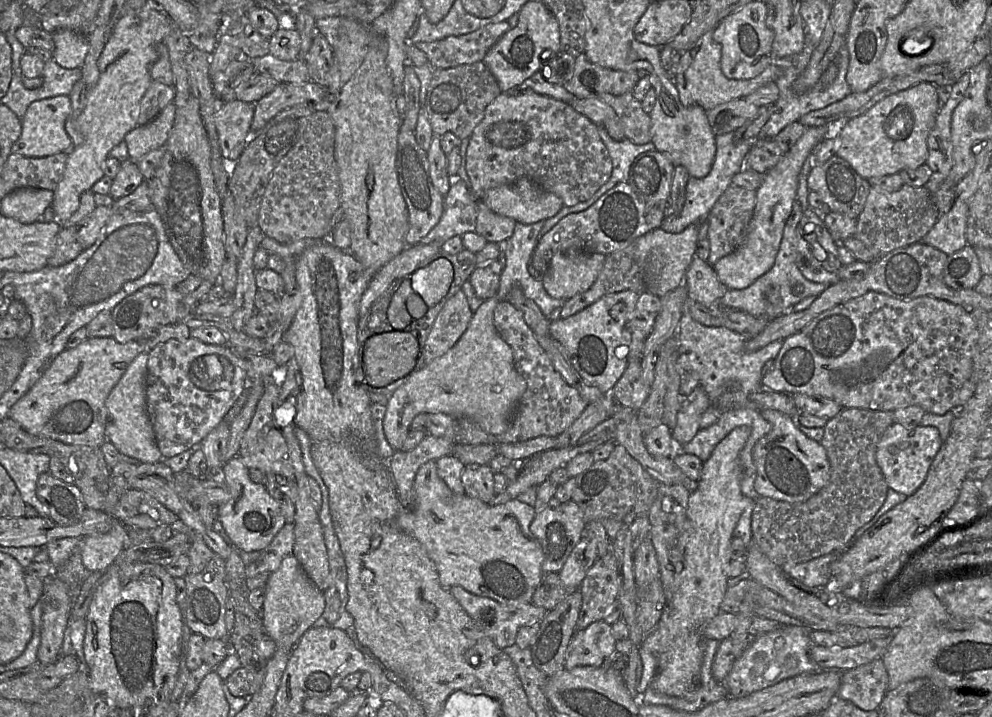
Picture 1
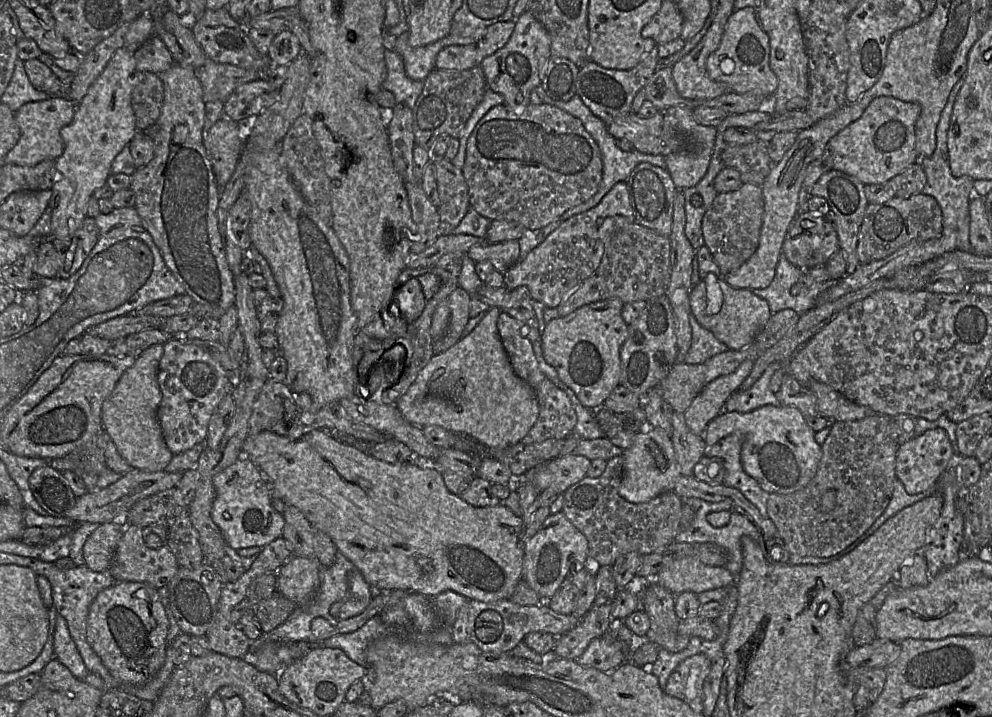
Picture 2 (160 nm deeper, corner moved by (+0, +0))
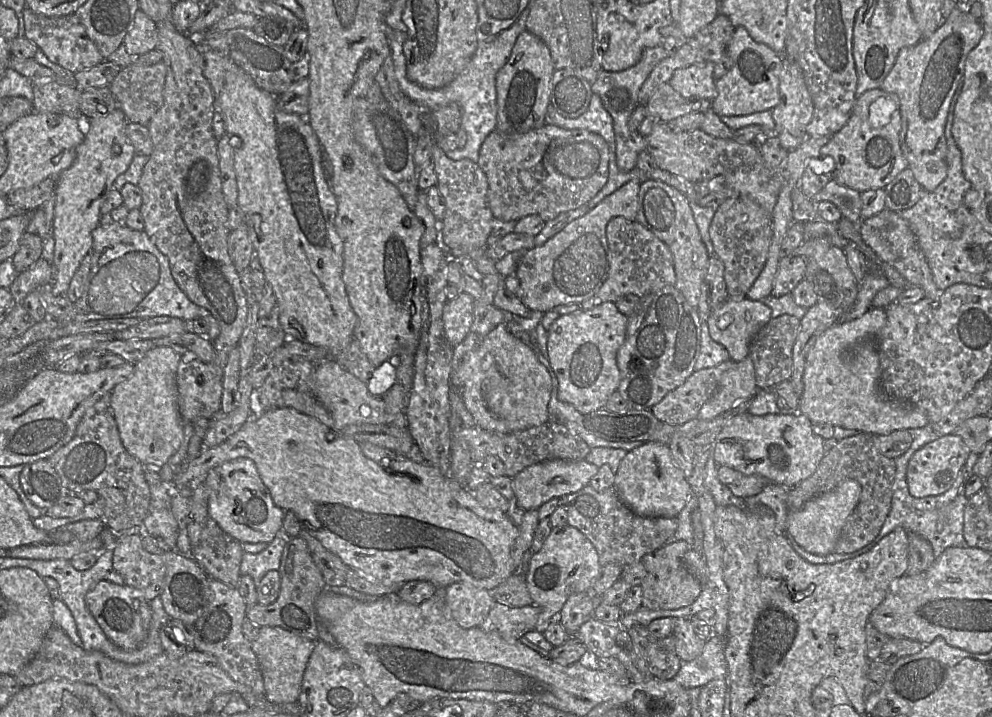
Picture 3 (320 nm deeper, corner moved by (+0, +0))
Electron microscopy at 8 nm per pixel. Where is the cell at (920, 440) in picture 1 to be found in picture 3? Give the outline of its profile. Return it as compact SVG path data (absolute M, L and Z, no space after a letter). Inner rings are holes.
M953 433L940 436L918 449L910 458L906 471L910 494L916 498L941 495L951 488L970 450L960 436Z

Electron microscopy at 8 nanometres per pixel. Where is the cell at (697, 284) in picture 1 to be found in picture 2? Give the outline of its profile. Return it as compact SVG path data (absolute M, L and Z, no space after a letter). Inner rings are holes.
M709 273L691 290L691 312L698 322L730 350L743 350L753 344L757 334L771 318L769 304L749 289L730 286L722 276Z

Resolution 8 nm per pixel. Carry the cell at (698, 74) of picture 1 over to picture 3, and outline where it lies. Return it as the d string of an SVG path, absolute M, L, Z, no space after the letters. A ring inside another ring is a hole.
M714 62L694 64L677 69L669 84L685 98L701 98L713 101L718 91L713 77Z

